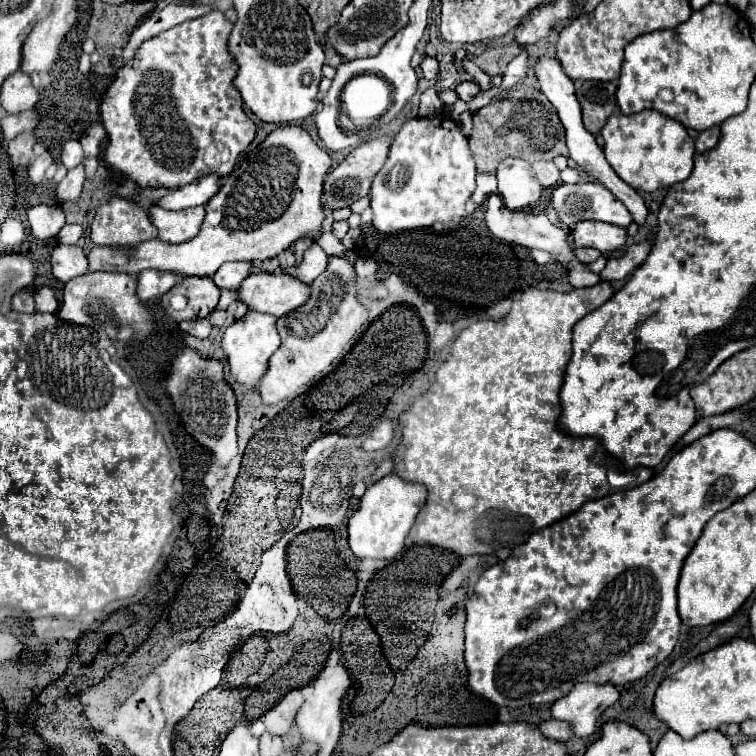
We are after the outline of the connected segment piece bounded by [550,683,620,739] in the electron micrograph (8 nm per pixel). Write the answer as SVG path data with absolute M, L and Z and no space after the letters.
M578 683L572 691L554 701L550 707L552 719L566 721L572 727L574 737L590 737L596 731L598 717L620 697L614 685L588 685Z

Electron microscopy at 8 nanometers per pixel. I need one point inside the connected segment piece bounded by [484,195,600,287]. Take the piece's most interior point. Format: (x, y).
(535, 231)

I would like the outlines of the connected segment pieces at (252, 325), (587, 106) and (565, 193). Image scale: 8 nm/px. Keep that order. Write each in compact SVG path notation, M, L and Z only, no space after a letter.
M248 311L242 319L238 319L238 323L232 323L222 337L222 351L226 353L230 375L248 391L260 383L260 379L268 369L268 359L278 347L280 347L280 337L276 331L276 317L262 315L256 311Z
M584 81L576 91L582 105L582 119L588 131L594 135L604 127L604 121L618 109L616 85L610 81Z
M600 183L560 185L552 191L550 203L554 203L560 219L598 219L622 227L632 221L628 209Z

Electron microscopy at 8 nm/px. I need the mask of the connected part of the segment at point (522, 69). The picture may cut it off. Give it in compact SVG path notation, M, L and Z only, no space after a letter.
M522 49L522 53L508 63L500 89L512 89L516 83L522 83L522 79L526 77L526 69L528 69L526 63L528 63L528 51Z

